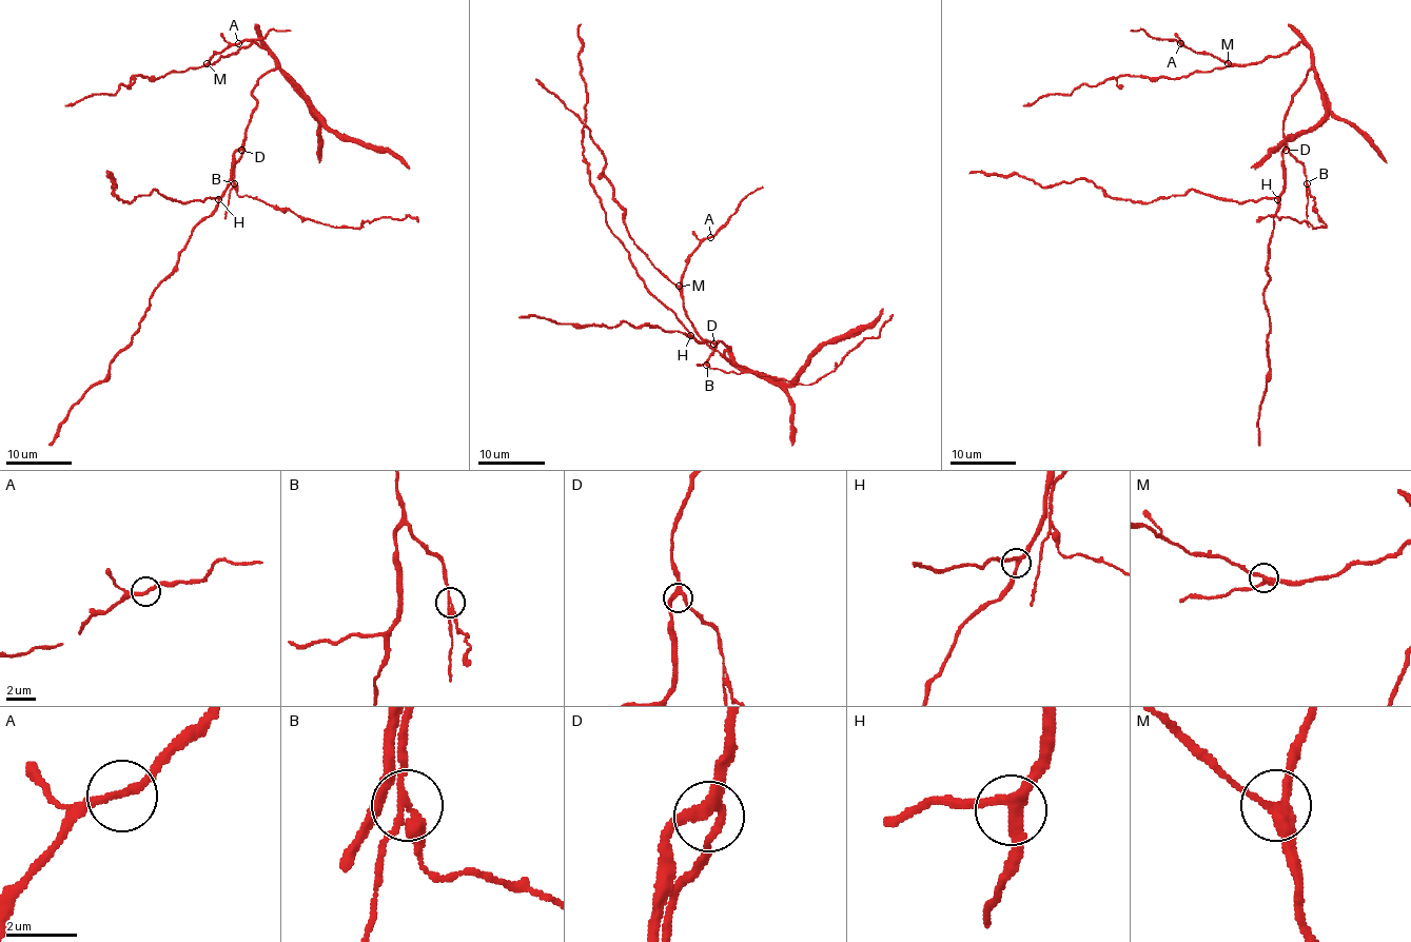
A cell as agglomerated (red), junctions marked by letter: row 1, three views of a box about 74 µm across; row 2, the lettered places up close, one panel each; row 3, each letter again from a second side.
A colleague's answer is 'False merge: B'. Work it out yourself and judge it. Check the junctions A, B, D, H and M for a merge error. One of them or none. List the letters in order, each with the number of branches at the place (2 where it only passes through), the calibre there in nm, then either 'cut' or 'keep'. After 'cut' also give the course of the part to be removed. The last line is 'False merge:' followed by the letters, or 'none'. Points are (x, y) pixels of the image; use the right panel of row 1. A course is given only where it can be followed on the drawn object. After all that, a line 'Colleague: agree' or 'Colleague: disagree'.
A: branches 2; calibre 220 nm; keep
B: branches 3; calibre 220 nm; cut; course (1307, 182), (1314, 208), (1327, 227), (1276, 216), (1256, 222)
D: branches 3; calibre 280 nm; keep
H: branches 3; calibre 280 nm; keep
M: branches 3; calibre 280 nm; keep
False merge: B
Colleague: agree

